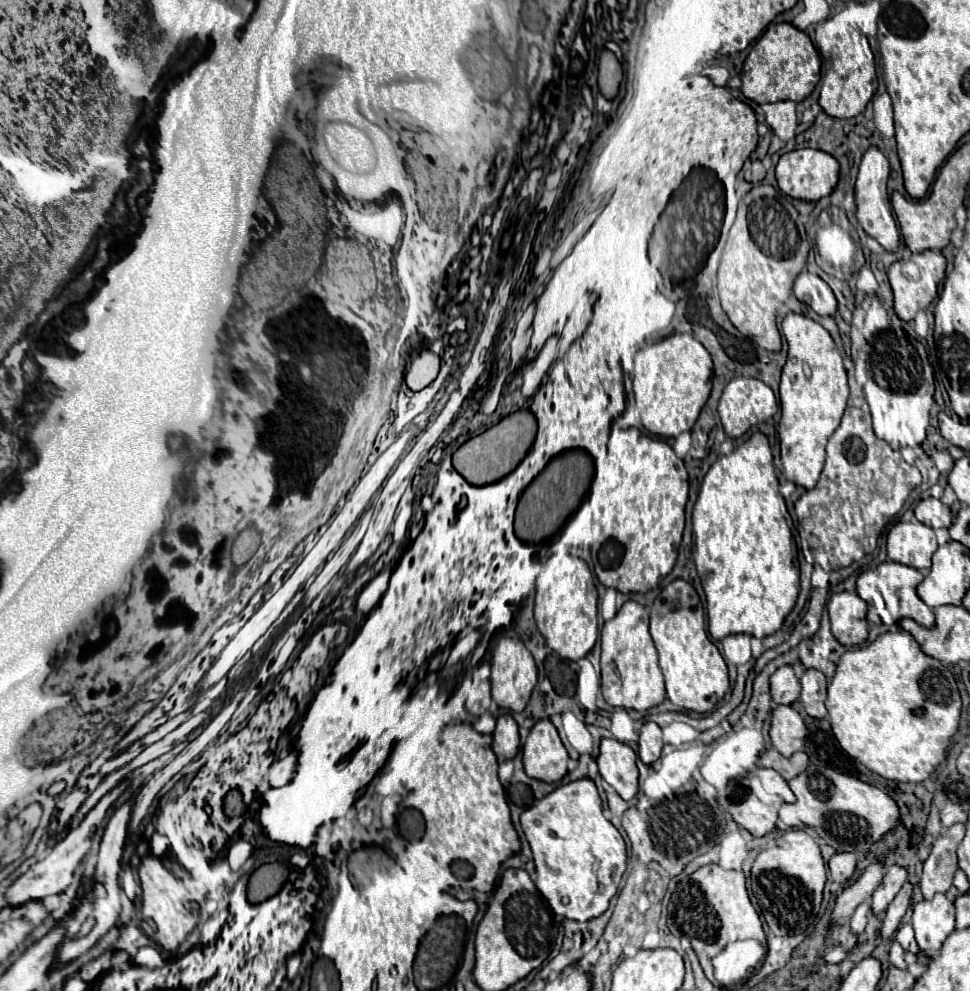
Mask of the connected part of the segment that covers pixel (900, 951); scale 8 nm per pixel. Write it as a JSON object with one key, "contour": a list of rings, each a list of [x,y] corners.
{"contour":[[[893,941],[891,951],[889,951],[889,961],[891,961],[891,965],[895,965],[897,969],[907,969],[907,965],[915,963],[917,957],[915,957],[913,953],[907,953],[897,941]]]}

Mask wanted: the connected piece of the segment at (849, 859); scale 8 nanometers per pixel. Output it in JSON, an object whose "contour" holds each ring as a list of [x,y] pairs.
{"contour":[[[837,851],[837,853],[829,859],[831,879],[833,879],[835,883],[845,883],[845,881],[853,875],[855,863],[857,863],[857,857],[855,857],[851,851]]]}

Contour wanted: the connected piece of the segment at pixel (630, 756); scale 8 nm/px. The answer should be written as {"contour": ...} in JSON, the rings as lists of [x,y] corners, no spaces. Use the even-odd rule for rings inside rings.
{"contour":[[[601,739],[599,743],[599,755],[597,755],[597,767],[601,777],[625,799],[633,799],[637,793],[637,753],[617,741],[617,739]]]}

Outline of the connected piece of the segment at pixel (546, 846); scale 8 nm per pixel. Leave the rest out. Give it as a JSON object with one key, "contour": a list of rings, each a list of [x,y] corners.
{"contour":[[[585,777],[583,781],[571,781],[567,785],[557,787],[549,795],[545,795],[537,805],[523,811],[521,829],[533,851],[533,861],[537,867],[535,885],[539,893],[547,899],[551,909],[557,915],[563,915],[573,921],[589,921],[605,913],[625,873],[627,853],[625,853],[625,841],[621,833],[603,817],[601,799],[593,779]]]}

